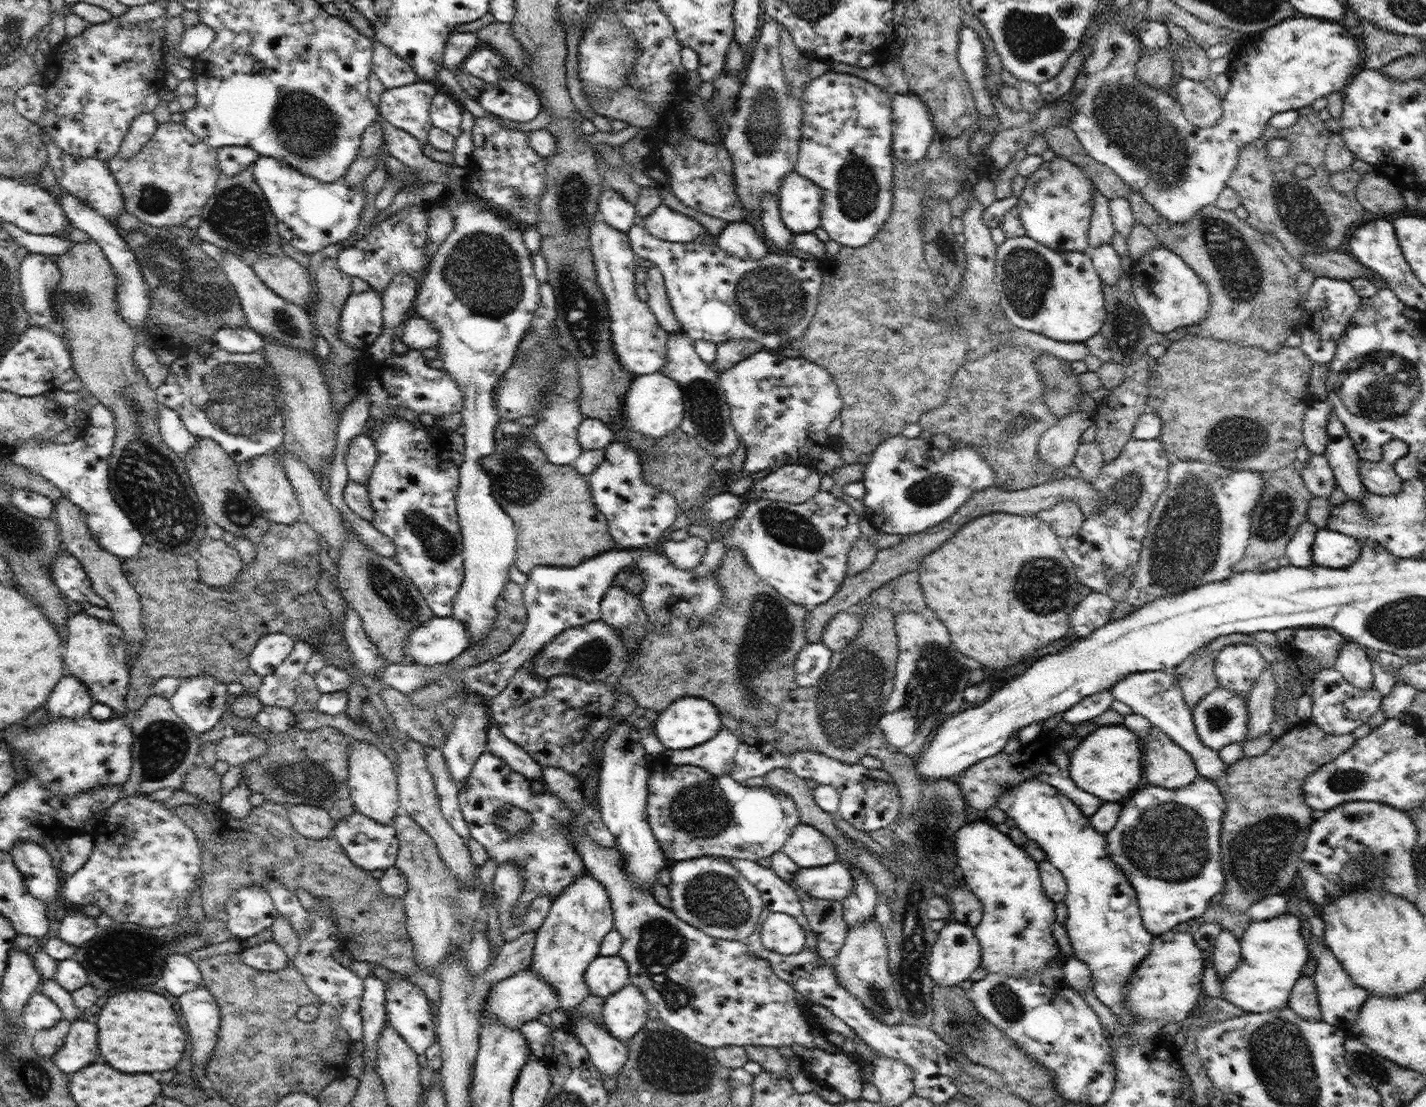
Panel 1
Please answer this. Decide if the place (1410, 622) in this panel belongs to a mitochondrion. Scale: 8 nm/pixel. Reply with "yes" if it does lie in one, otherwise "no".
yes

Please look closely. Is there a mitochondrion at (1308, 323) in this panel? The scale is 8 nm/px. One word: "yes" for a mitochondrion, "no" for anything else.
no

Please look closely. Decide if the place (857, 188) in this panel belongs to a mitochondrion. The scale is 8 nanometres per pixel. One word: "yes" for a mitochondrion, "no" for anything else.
yes

